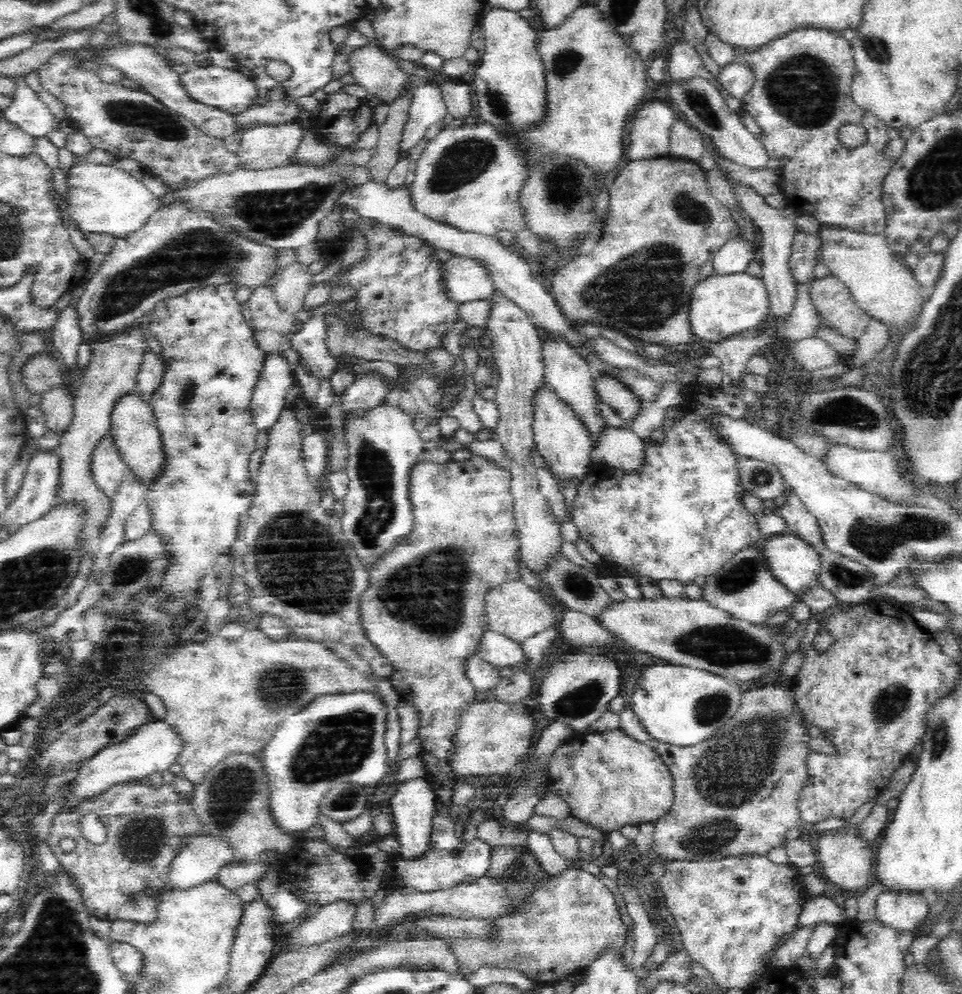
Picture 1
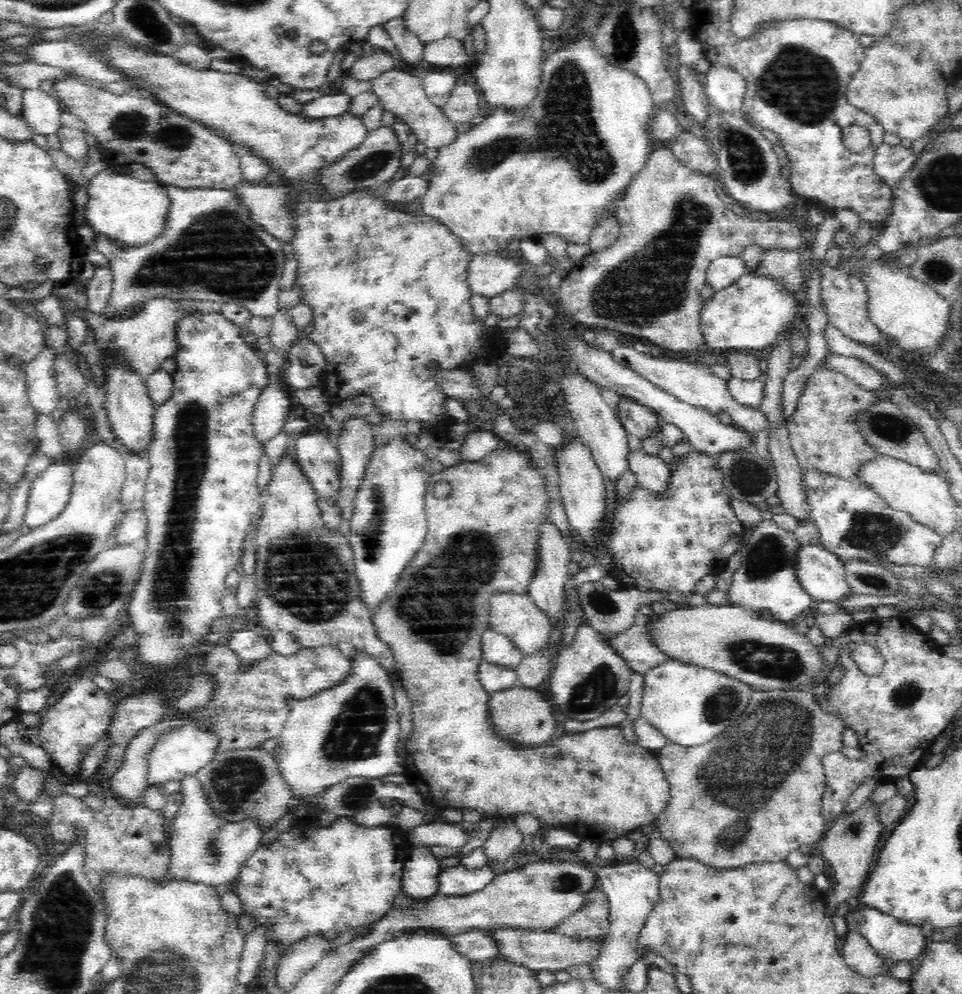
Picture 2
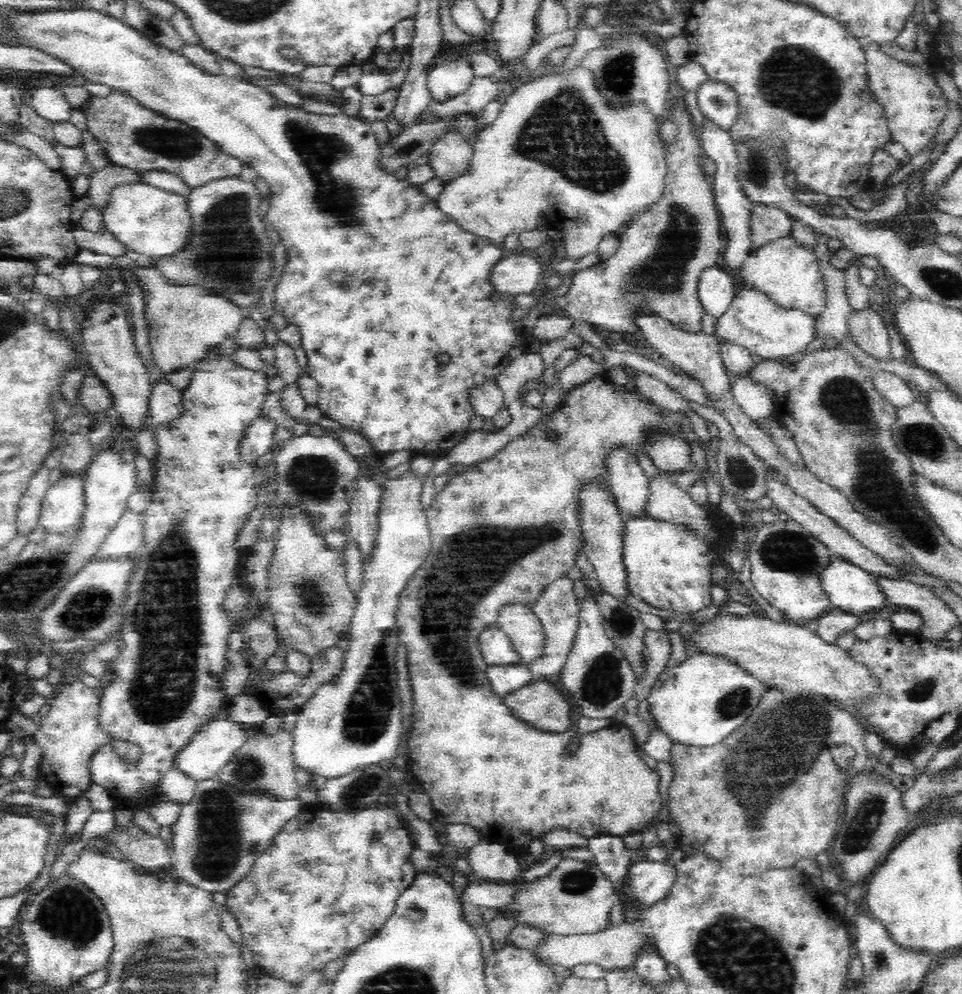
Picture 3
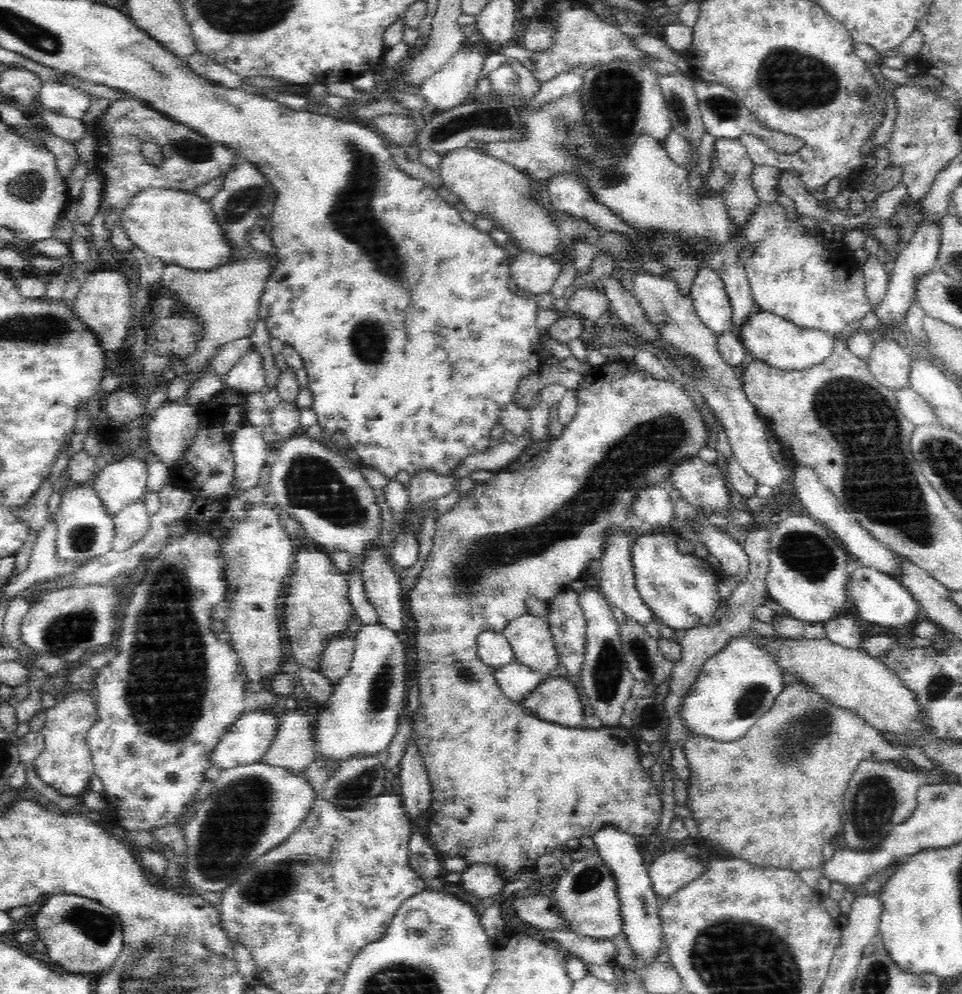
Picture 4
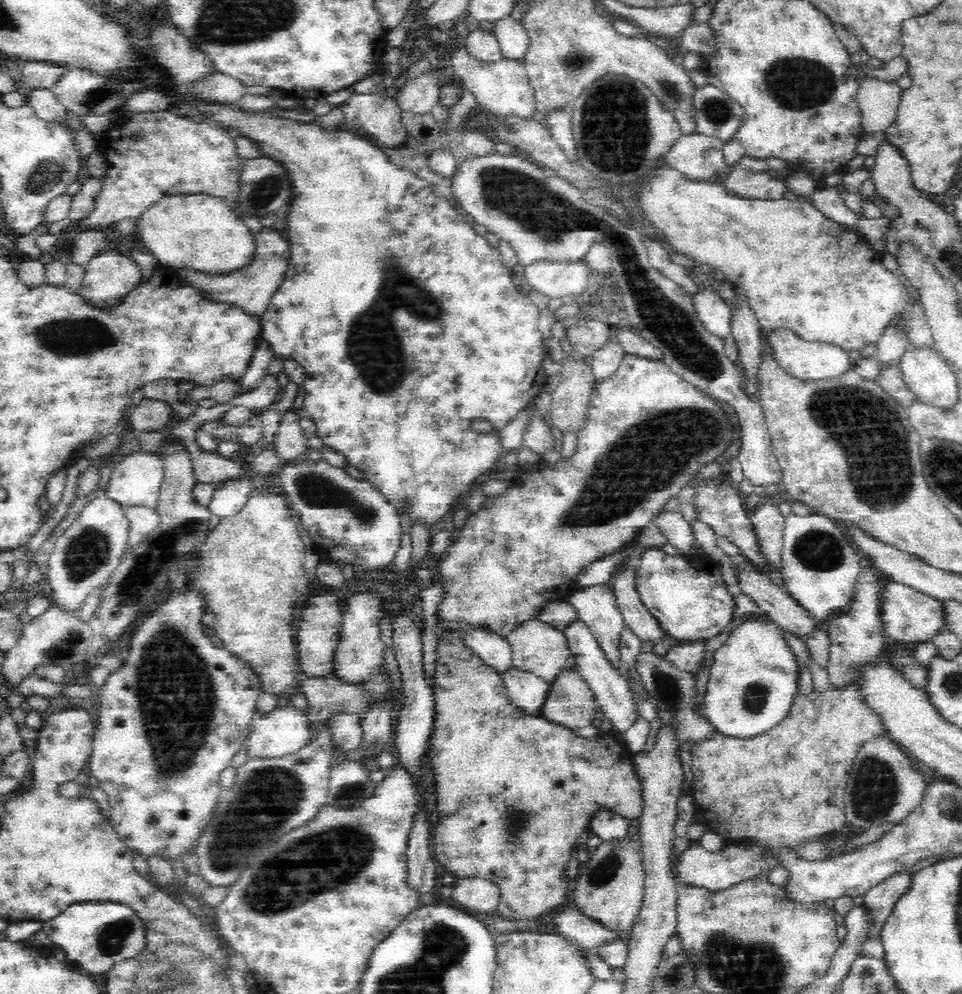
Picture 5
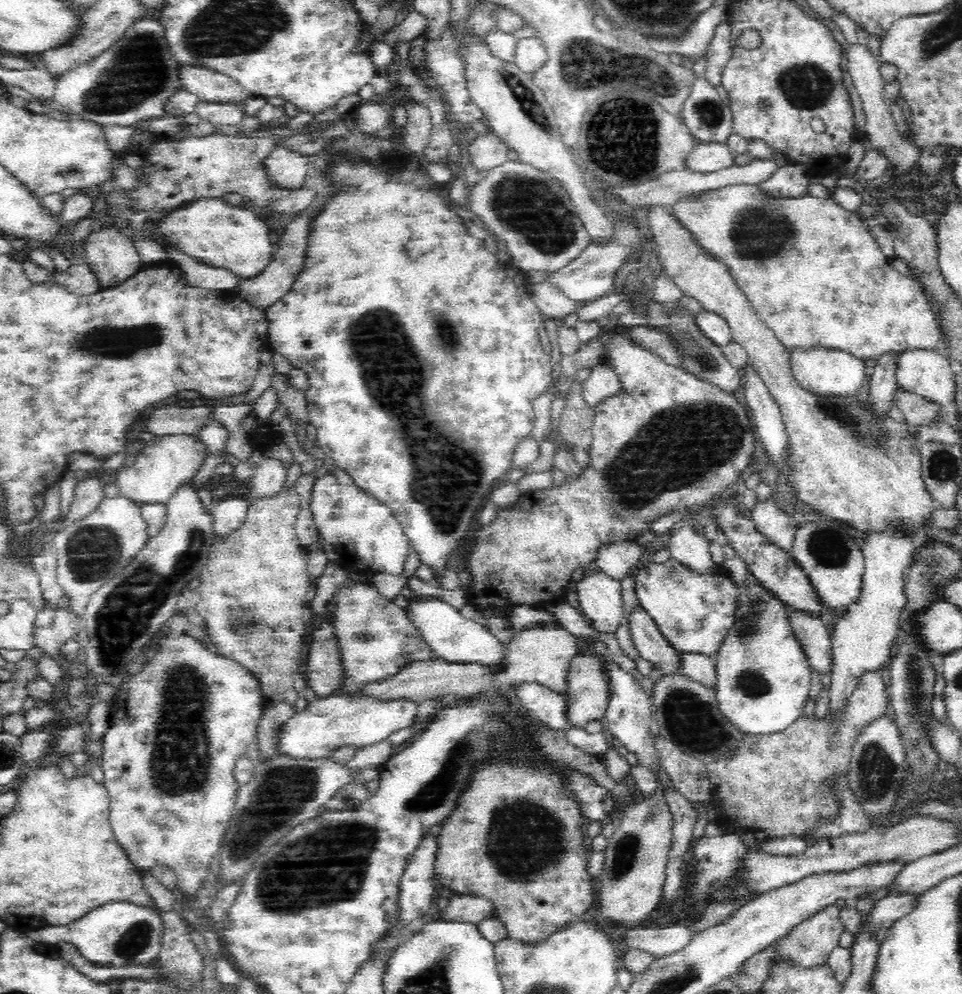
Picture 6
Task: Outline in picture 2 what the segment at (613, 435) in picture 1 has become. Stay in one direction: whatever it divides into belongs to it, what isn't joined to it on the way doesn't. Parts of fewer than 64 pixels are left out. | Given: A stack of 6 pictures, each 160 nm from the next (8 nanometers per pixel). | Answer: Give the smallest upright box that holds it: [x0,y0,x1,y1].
[629,450,671,495]

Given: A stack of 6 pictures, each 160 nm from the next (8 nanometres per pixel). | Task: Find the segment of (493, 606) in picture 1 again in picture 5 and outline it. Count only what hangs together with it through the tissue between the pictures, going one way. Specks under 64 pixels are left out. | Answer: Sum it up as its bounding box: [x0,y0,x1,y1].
[505,620,571,686]

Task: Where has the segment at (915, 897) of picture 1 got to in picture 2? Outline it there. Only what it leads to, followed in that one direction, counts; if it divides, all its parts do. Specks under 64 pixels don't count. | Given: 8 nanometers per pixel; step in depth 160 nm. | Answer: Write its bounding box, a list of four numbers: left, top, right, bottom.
[845,907,927,969]

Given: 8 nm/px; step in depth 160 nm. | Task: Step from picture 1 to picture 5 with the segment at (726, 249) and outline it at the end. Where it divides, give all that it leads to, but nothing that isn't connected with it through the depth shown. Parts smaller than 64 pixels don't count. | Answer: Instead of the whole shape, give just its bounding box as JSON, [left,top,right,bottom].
[693,289,732,340]

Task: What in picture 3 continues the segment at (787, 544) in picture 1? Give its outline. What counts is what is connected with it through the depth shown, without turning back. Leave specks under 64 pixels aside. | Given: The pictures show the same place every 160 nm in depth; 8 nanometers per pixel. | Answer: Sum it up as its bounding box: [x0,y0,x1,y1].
[822,556,892,617]

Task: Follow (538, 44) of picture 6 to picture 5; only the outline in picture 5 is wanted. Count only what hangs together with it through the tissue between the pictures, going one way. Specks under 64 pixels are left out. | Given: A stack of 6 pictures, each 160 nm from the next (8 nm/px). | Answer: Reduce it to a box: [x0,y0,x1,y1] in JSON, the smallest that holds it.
[493,15,531,61]

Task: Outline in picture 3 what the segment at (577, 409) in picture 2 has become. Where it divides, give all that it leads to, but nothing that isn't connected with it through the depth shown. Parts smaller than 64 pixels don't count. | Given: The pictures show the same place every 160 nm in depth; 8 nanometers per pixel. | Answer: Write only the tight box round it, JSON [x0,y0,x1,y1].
[607,449,650,520]

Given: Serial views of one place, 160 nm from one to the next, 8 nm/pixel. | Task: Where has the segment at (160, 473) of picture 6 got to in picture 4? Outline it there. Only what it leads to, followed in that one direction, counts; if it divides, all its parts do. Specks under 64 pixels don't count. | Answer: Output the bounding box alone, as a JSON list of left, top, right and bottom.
[91,458,148,514]

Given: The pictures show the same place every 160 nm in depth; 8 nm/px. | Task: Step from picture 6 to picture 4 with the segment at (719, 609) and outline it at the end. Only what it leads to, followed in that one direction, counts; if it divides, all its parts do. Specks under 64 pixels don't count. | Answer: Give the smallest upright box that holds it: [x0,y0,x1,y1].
[632,532,721,630]

